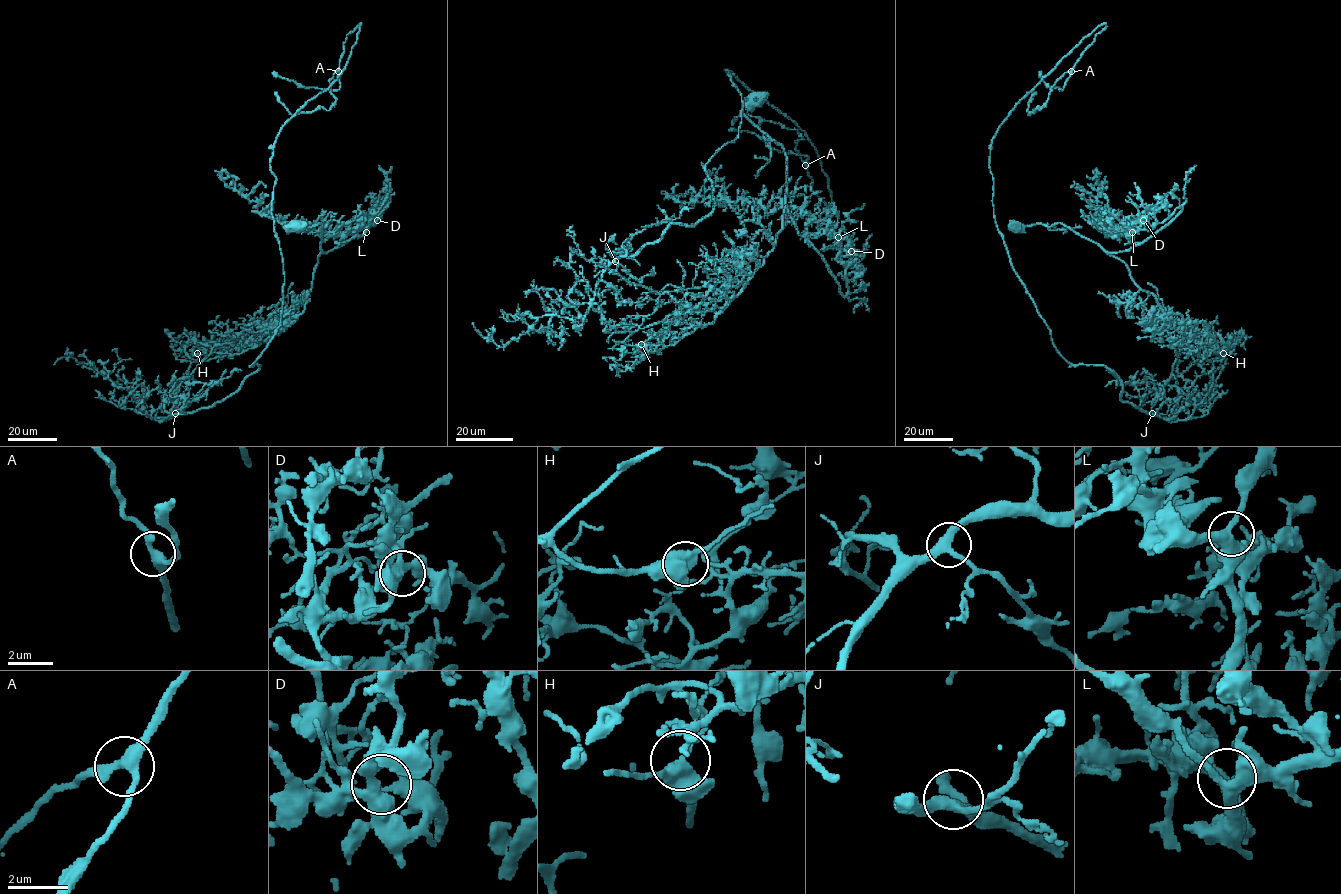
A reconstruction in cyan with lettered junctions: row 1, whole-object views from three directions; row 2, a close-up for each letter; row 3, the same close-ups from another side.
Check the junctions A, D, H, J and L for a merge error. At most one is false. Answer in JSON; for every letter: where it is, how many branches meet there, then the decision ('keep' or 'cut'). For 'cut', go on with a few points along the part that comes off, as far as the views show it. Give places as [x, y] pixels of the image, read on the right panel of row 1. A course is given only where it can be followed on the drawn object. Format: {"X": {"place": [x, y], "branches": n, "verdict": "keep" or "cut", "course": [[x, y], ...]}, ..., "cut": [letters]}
{"A": {"place": [1071, 71], "branches": 3, "verdict": "keep"}, "D": {"place": [1143, 220], "branches": 3, "verdict": "keep"}, "H": {"place": [1223, 353], "branches": 3, "verdict": "cut", "course": [[1223, 353], [1169, 421], [1057, 350], [998, 230], [990, 145], [1106, 23], [1029, 115], [1035, 92]]}, "J": {"place": [1152, 413], "branches": 3, "verdict": "keep"}, "L": {"place": [1132, 232], "branches": 3, "verdict": "keep"}, "cut": ["H"]}

